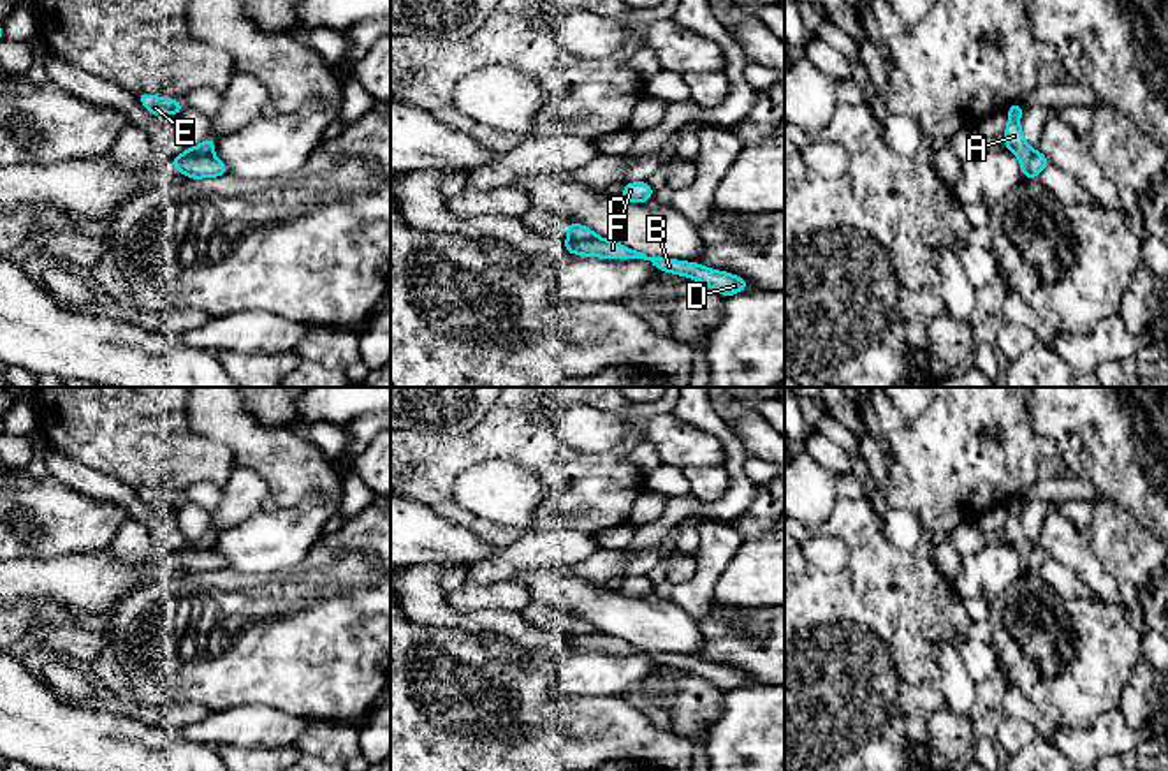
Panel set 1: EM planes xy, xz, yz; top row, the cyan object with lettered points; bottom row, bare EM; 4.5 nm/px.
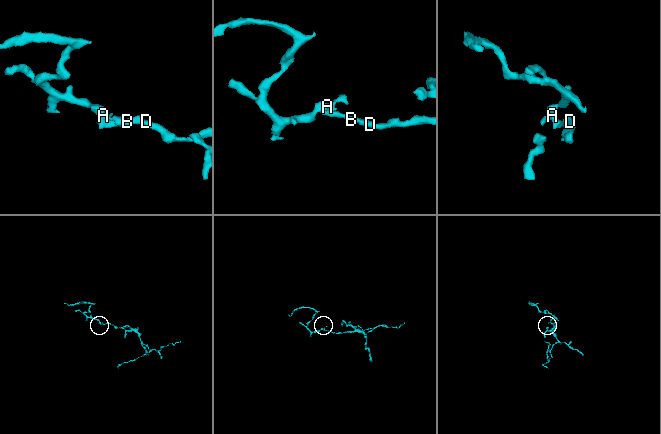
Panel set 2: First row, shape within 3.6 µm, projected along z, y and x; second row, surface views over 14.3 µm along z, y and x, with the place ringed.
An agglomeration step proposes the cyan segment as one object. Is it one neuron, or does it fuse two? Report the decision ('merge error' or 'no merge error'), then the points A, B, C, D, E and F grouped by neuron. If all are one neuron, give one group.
merge error; groups A E F / B C D

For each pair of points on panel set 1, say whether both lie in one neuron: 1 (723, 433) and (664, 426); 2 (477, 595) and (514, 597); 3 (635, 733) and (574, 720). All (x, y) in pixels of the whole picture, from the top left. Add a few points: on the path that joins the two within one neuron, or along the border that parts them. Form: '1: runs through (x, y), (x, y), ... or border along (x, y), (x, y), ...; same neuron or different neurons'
1: border along (672, 414), (711, 432), (722, 444), (725, 465); different neurons
2: runs through (486, 595), (505, 595); same neuron
3: runs through (620, 731), (590, 729); same neuron

